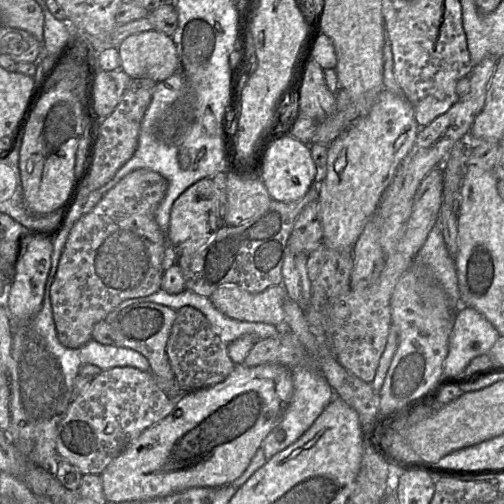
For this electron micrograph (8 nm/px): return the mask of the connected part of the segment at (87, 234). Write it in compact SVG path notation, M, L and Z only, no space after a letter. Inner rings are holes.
M145 168L136 169L123 177L116 185L107 191L95 207L81 217L70 230L59 260L54 281L50 288L50 299L57 338L64 347L72 349L79 348L93 339L92 331L94 326L99 321L104 320L106 316L124 300L145 297L162 289L161 283L164 273L162 259L166 246L166 234L159 228L155 220L155 212L165 196L167 186L167 180L161 174Z

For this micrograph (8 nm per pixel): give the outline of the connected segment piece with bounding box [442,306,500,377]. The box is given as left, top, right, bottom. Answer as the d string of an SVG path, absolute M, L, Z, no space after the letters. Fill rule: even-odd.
M461 306L455 313L442 377L462 375L470 361L488 353L499 337L498 331L483 314Z

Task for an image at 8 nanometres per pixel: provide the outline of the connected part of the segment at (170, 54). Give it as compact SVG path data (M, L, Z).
M157 30L132 34L118 46L121 69L131 79L149 78L156 83L162 82L180 72L180 59L171 36Z

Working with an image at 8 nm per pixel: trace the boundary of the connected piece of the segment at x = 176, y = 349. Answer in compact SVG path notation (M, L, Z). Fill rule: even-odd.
M183 306L177 310L166 352L182 393L218 384L224 381L235 367L228 355L228 345L213 332L205 315L192 306Z

